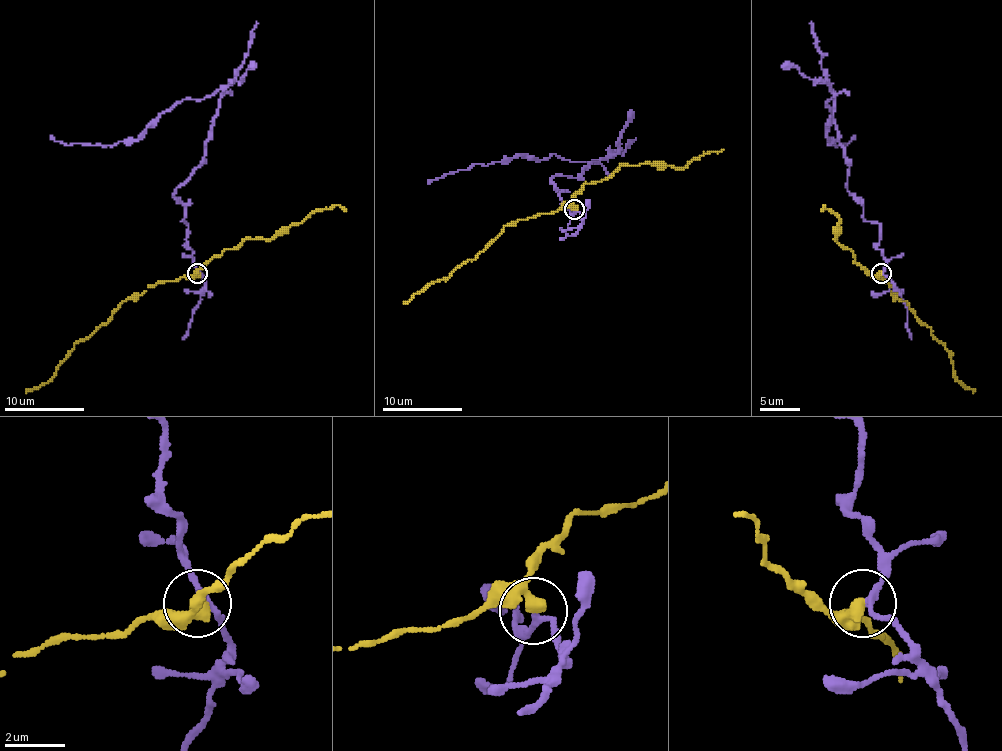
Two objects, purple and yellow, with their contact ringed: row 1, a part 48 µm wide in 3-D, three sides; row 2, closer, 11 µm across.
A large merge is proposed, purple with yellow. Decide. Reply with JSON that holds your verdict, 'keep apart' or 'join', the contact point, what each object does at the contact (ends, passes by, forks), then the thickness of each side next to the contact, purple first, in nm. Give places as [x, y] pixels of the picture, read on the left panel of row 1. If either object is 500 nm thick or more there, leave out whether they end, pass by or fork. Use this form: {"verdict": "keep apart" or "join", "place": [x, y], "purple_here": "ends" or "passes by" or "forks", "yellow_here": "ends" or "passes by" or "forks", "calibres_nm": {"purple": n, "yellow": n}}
{"verdict": "keep apart", "place": [197, 273], "purple_here": "passes by", "yellow_here": "ends", "calibres_nm": {"purple": 200, "yellow": 460}}

